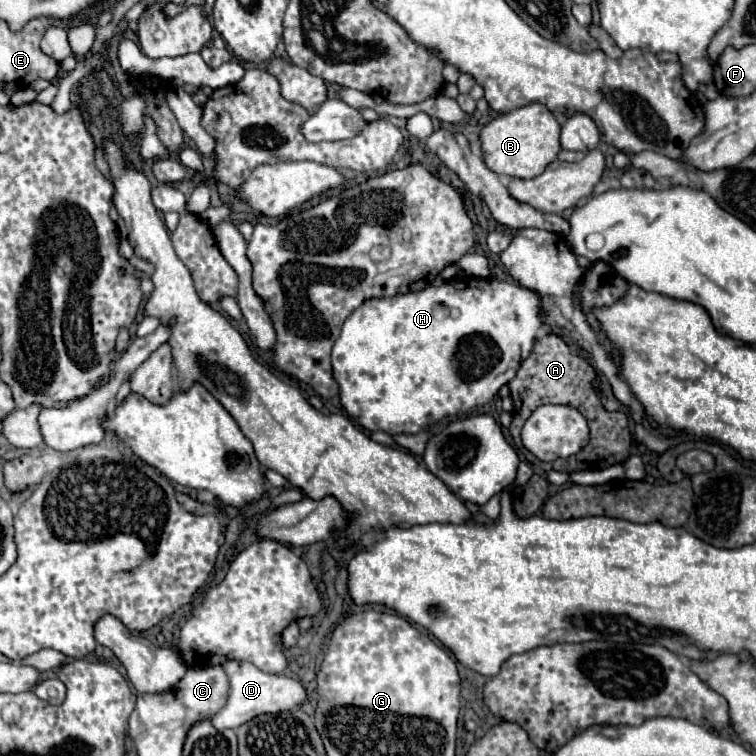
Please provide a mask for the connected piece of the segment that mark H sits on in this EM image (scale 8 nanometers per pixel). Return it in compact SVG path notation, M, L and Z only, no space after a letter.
M469 276L455 278L443 286L427 286L421 292L371 298L345 320L331 352L341 404L369 432L383 430L391 436L401 432L415 434L443 416L471 412L487 404L503 384L515 378L519 364L531 354L537 330L543 324L541 308L541 296L535 290L495 278Z

